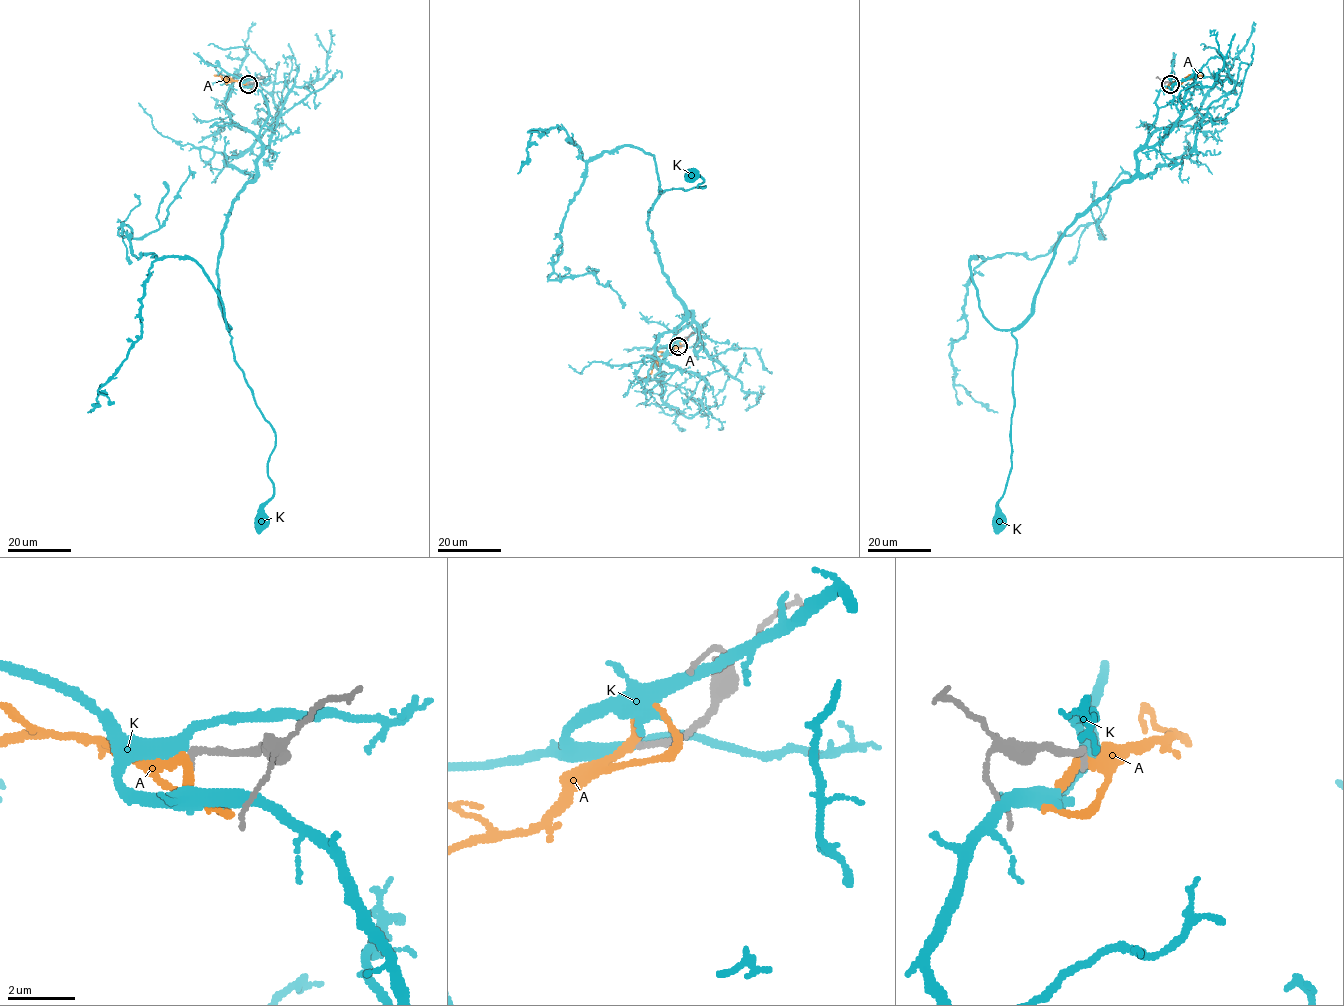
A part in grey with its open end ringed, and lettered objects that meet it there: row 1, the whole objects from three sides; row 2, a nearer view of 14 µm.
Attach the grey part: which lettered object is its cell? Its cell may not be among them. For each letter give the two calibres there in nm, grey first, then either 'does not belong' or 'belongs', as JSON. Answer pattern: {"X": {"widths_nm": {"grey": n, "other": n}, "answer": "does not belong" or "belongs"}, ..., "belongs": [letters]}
{"A": {"widths_nm": {"grey": 220, "other": 400}, "answer": "does not belong"}, "K": {"widths_nm": {"grey": 220, "other": 320}, "answer": "does not belong"}, "belongs": []}

